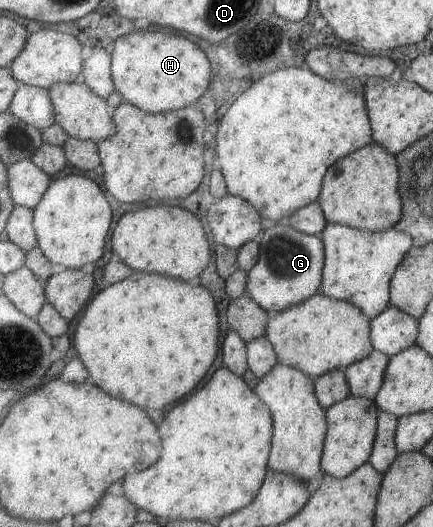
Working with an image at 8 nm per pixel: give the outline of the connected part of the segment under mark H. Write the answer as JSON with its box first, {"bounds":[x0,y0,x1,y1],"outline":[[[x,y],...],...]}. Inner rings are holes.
{"bounds":[112,32,213,113],"outline":[[[130,32],[114,42],[112,77],[126,101],[150,113],[194,106],[211,86],[213,69],[207,53],[185,36],[165,32]]]}

